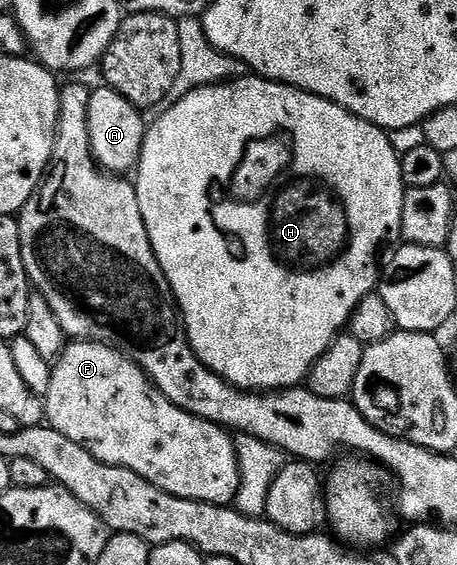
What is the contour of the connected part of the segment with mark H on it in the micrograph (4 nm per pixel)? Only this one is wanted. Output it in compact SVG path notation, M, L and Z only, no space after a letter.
M261 77L231 79L228 83L201 87L169 104L162 113L155 123L147 126L138 158L138 204L156 261L160 261L160 269L164 269L196 357L200 357L212 373L241 391L283 391L285 387L299 386L309 376L312 365L316 365L334 340L343 334L356 305L377 288L380 282L378 250L385 243L397 244L402 239L404 197L408 188L400 173L399 152L394 152L390 144L391 136L340 105L321 99L313 91L302 91L299 87Z

